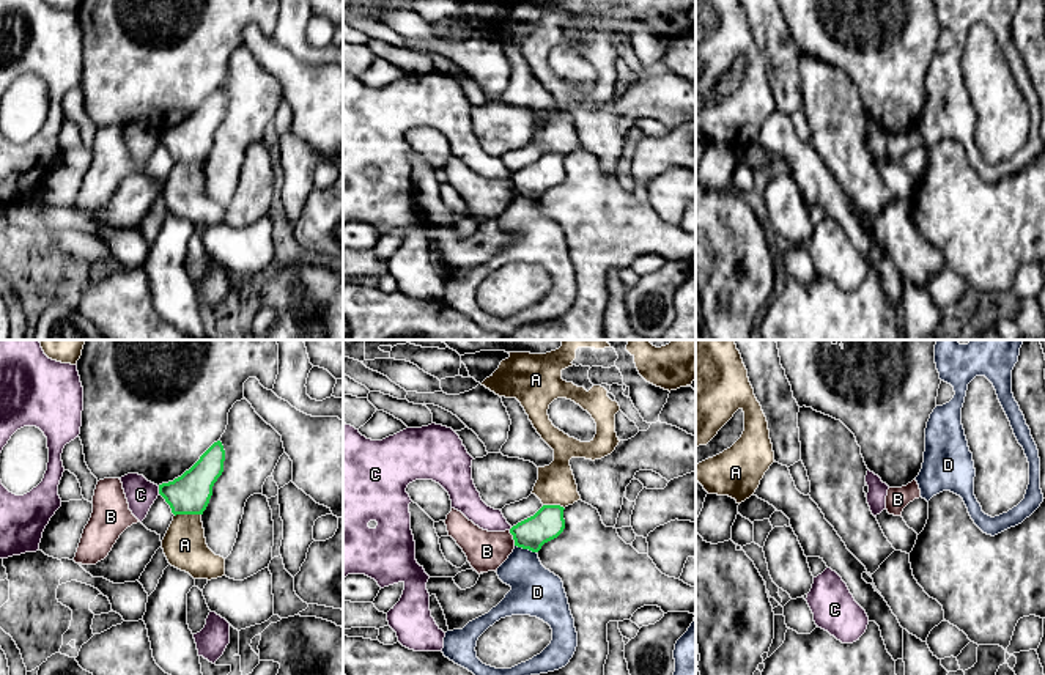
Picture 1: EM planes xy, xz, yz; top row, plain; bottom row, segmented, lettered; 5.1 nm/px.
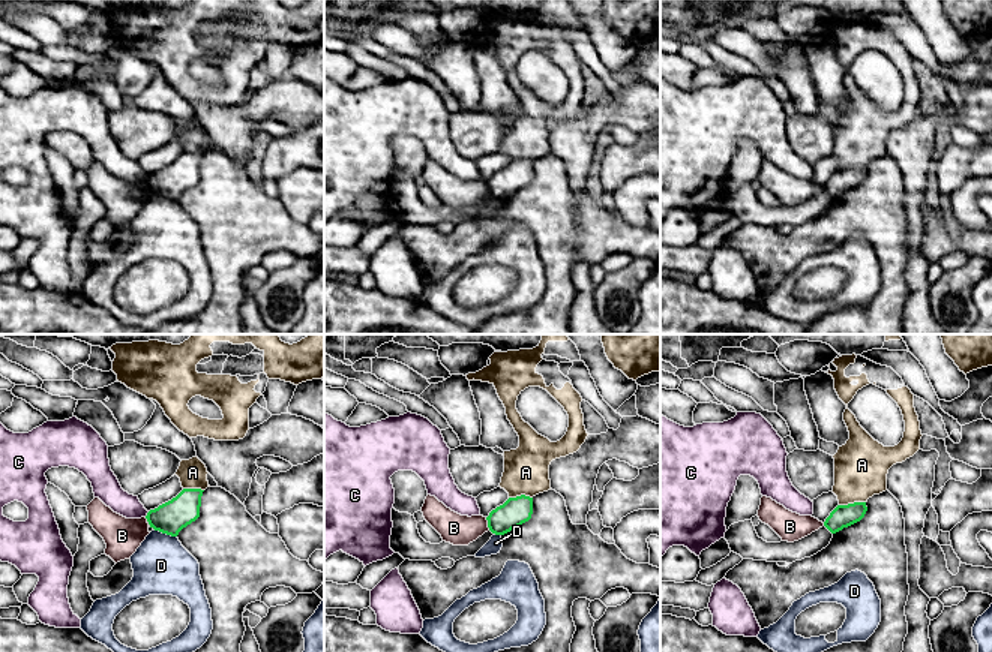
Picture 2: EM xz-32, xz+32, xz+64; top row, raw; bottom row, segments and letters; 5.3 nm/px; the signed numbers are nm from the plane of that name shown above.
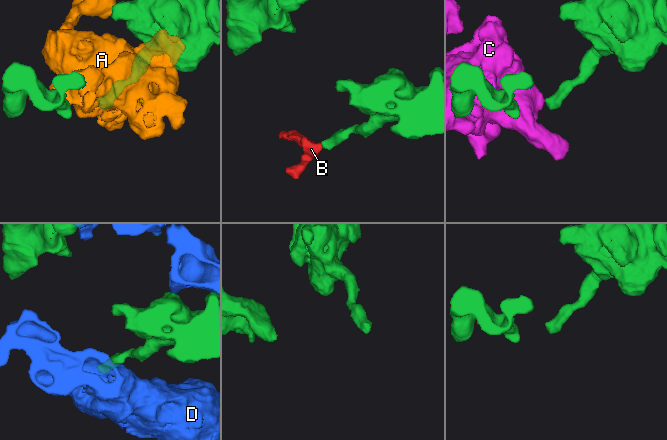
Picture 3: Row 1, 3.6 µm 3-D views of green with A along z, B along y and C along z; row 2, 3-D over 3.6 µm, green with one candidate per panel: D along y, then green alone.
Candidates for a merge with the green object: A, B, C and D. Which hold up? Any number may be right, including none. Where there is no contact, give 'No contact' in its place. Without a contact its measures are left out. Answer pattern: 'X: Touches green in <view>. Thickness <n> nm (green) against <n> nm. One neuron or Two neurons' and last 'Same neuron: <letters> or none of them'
A: Touches green in xy. Thickness 200 nm (green) against 220 nm. Two neurons
B: Touches green in xz. Thickness 170 nm (green) against 200 nm. Two neurons
C: Touches green in xy. Thickness 200 nm (green) against 150 nm. Two neurons
D: Touches green in xz. Thickness 170 nm (green) against 260 nm. Two neurons
Same neuron: none of them

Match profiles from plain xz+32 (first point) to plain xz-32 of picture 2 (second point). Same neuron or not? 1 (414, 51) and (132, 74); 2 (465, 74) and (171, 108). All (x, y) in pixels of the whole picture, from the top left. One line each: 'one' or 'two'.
1: two
2: two

